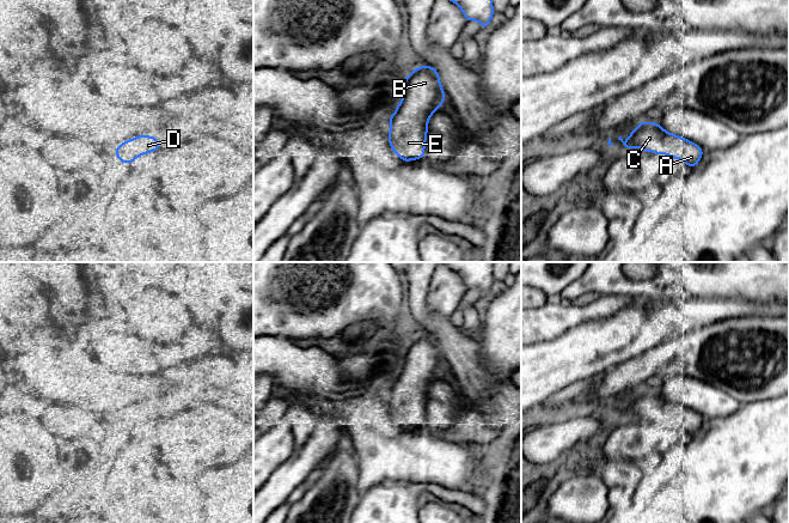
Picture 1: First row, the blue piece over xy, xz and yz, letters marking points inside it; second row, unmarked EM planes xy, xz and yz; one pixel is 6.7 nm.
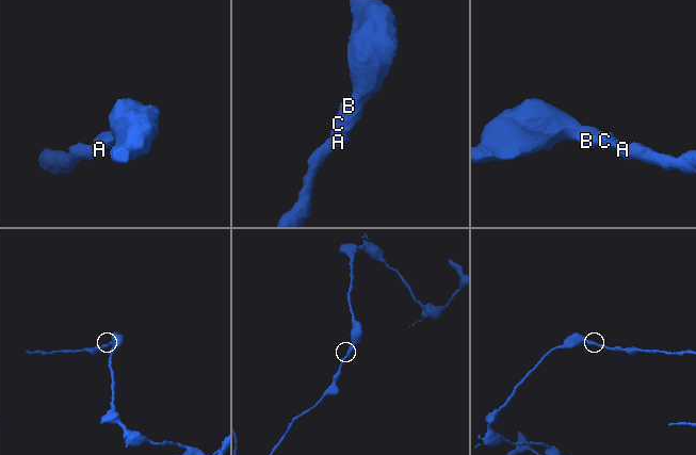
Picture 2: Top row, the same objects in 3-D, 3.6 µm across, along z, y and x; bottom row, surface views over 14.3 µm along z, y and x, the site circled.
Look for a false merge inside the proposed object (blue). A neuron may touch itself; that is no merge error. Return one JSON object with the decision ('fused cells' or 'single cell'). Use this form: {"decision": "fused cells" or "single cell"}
{"decision": "single cell"}

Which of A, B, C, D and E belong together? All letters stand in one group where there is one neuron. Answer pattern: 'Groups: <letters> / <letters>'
Groups: A B C D E

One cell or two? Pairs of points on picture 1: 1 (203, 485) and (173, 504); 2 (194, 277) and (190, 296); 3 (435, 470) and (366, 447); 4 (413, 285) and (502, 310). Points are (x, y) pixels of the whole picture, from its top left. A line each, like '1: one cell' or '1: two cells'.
1: two cells
2: one cell
3: one cell
4: two cells

